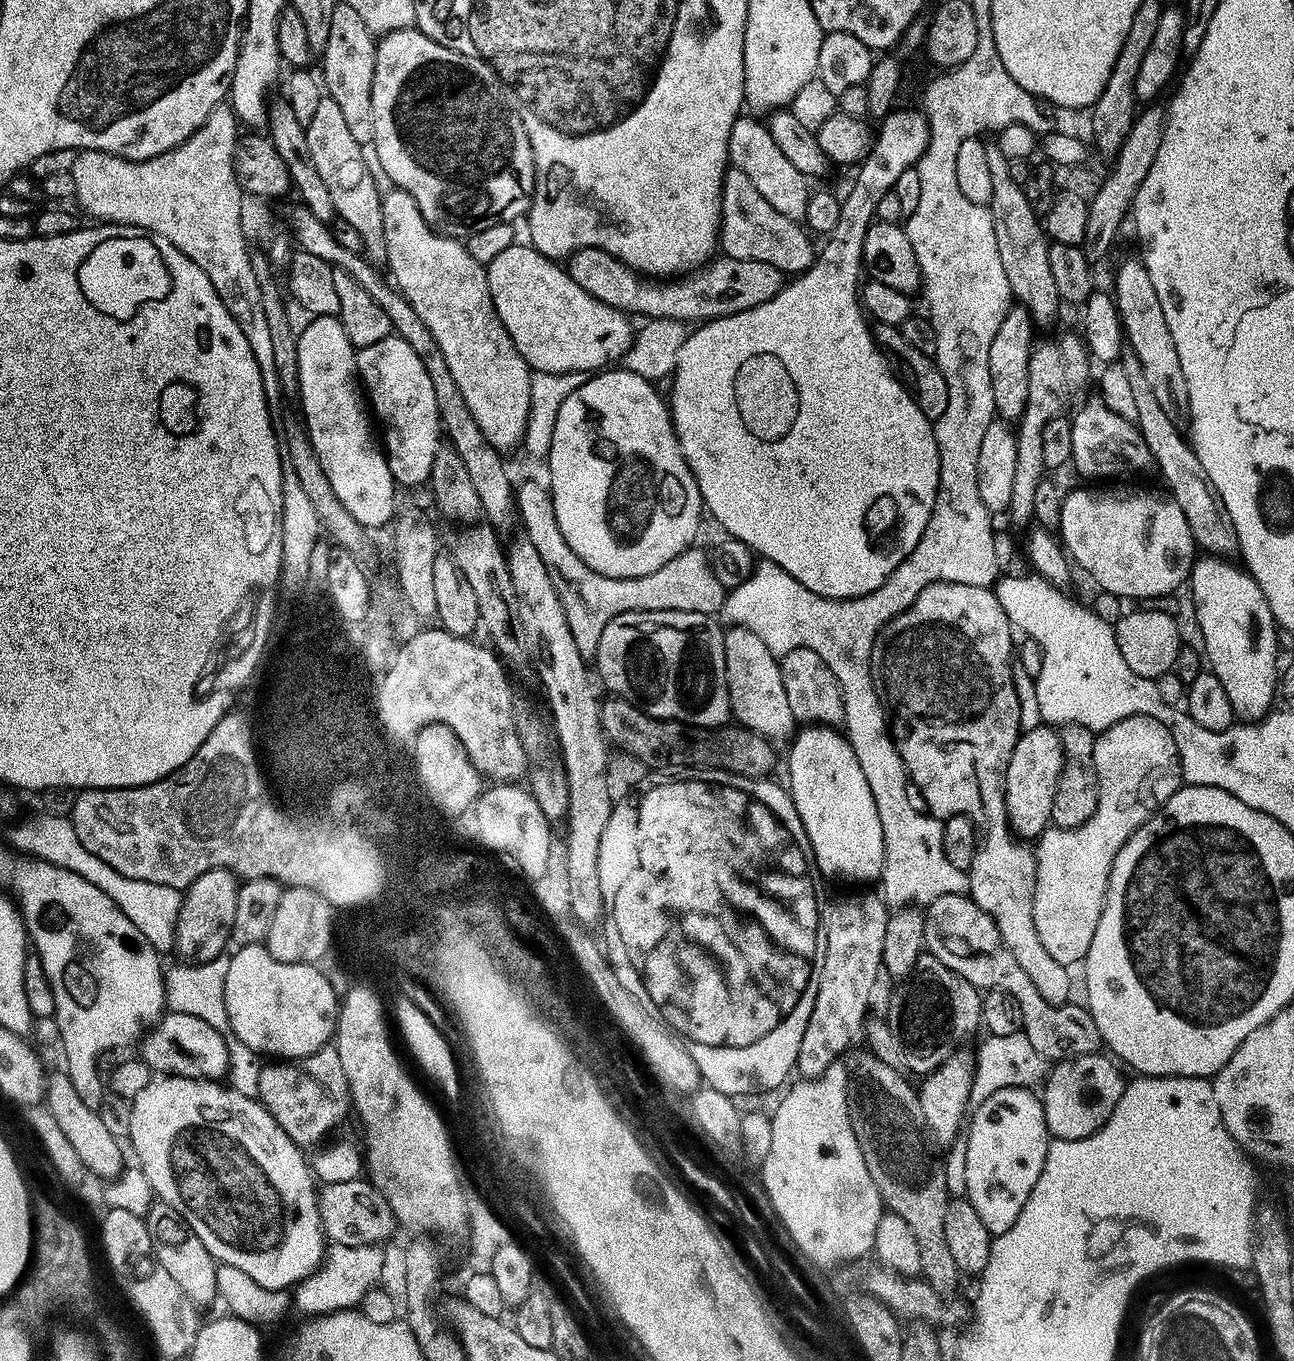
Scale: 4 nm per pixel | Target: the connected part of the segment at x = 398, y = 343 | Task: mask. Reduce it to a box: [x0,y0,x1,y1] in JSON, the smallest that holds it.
[356,334,442,486]

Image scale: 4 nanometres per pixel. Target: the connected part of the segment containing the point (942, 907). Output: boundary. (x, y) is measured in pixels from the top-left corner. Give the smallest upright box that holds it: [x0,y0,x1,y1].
[924,894,1102,1062]

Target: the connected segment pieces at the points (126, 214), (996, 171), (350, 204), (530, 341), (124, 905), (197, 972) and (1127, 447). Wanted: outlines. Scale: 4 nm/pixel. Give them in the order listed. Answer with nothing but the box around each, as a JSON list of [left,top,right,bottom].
[[70,102,285,406],[985,142,1062,325],[304,94,387,266],[487,242,634,373],[10,815,182,954],[164,954,262,1097],[1071,398,1152,476]]

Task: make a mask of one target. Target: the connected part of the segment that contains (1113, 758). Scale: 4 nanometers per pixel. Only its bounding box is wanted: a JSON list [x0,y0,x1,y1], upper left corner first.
[1094,716,1182,791]

